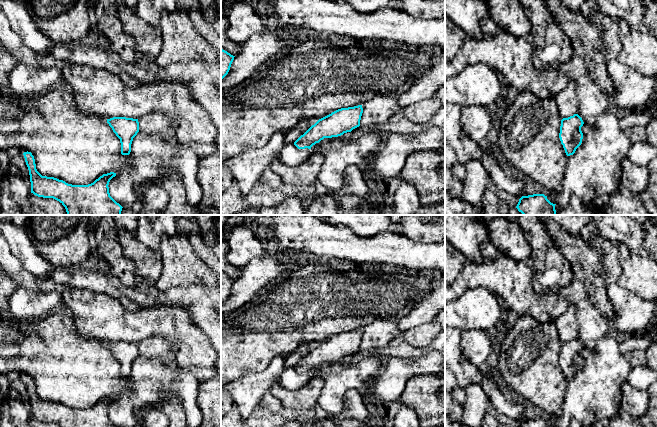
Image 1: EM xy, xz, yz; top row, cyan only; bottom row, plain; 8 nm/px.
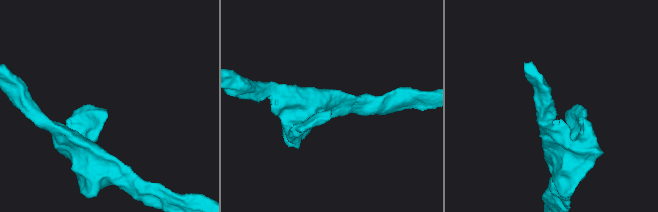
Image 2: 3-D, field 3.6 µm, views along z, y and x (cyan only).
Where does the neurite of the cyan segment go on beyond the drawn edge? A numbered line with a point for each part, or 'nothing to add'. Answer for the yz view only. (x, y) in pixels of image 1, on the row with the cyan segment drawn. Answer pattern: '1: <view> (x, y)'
nothing to add

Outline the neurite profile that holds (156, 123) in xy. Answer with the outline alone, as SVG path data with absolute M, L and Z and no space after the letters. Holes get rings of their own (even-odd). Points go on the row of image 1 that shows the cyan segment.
M152 112L139 120L139 131L149 135L162 136L166 141L176 143L176 129L173 120L164 112Z

